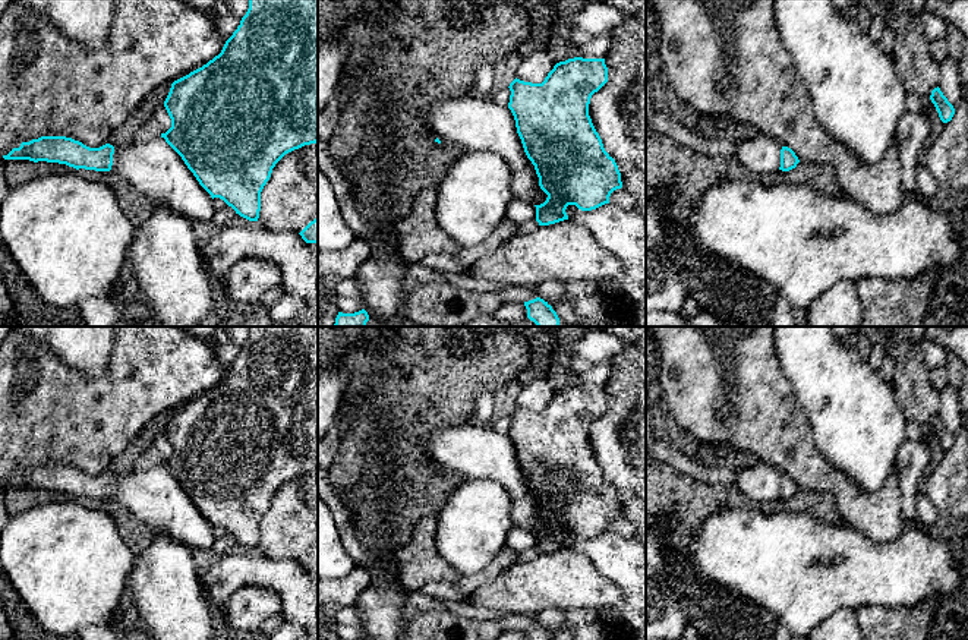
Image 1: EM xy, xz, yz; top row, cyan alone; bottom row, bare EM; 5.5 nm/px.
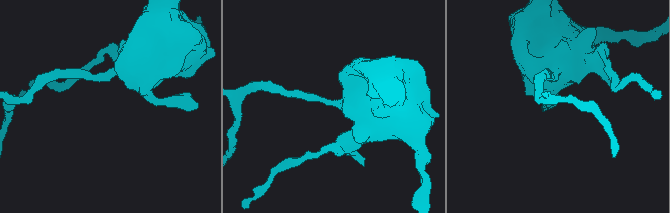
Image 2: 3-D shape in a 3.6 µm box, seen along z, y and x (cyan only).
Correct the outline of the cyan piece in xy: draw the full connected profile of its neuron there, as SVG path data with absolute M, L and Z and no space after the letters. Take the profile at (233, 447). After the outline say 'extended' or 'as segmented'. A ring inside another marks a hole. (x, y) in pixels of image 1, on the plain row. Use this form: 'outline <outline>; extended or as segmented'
outline M247 327L249 337L240 353L226 369L221 381L202 395L174 409L164 429L171 447L171 455L161 466L182 485L199 513L211 526L223 527L236 542L258 549L261 539L261 520L271 505L275 492L288 480L318 470L318 327Z; as segmented

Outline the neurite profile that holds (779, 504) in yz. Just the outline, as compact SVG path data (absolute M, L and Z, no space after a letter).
M800 489L797 495L789 499L779 498L773 502L766 504L763 507L763 511L767 514L775 514L779 511L807 511L813 517L824 523L842 520L842 513L838 508L833 495L827 492L808 492L803 489Z

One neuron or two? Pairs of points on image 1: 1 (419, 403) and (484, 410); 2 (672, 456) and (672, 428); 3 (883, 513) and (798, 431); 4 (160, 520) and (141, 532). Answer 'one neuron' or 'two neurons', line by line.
1: two neurons
2: one neuron
3: one neuron
4: two neurons

